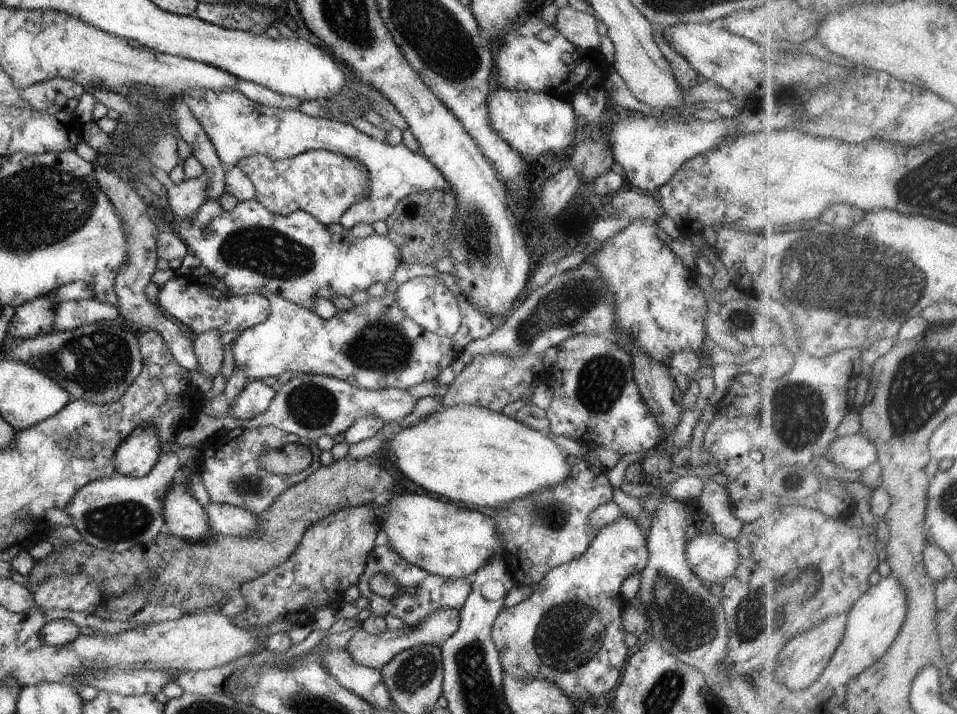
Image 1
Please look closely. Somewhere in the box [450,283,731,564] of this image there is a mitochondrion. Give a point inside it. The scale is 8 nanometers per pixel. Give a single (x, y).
(600, 382)

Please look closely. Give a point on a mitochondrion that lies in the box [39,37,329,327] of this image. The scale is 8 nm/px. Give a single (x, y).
(265, 251)

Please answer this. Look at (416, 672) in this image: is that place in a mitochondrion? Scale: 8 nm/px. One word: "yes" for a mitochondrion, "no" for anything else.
yes

